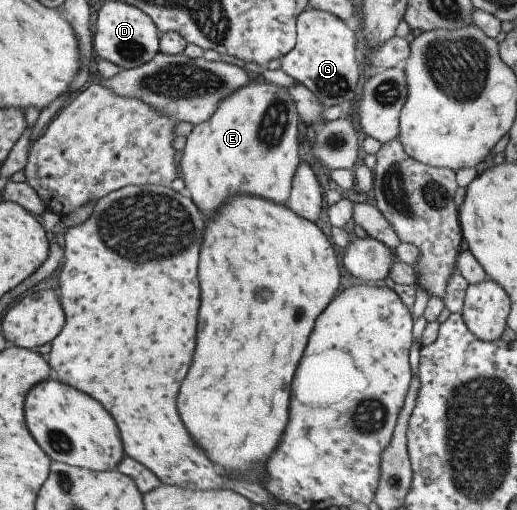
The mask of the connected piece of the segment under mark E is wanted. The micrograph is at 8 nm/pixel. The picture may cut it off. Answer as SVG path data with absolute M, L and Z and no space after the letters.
M253 76L245 86L237 88L229 96L225 94L215 106L215 112L211 112L205 122L192 126L191 132L185 136L179 168L184 188L189 190L189 198L203 212L203 216L213 218L223 206L225 198L235 194L259 196L275 204L286 204L293 172L300 162L298 138L303 128L296 109L287 88L265 81L262 77Z

